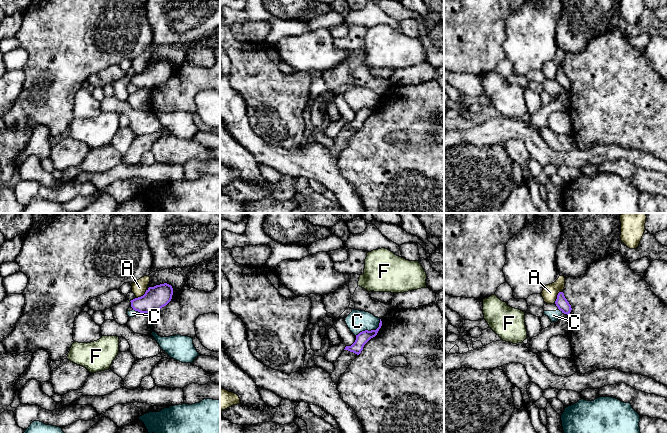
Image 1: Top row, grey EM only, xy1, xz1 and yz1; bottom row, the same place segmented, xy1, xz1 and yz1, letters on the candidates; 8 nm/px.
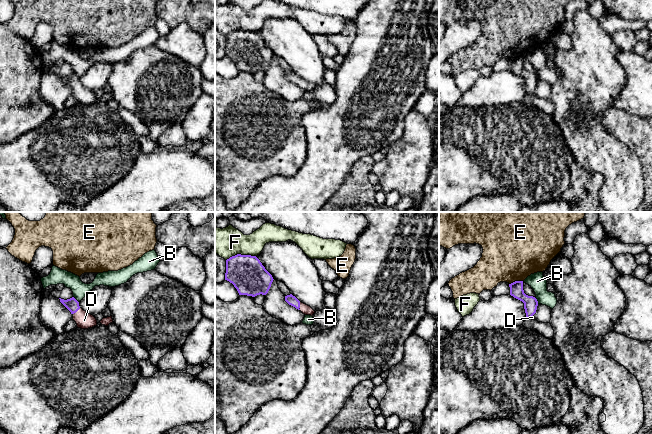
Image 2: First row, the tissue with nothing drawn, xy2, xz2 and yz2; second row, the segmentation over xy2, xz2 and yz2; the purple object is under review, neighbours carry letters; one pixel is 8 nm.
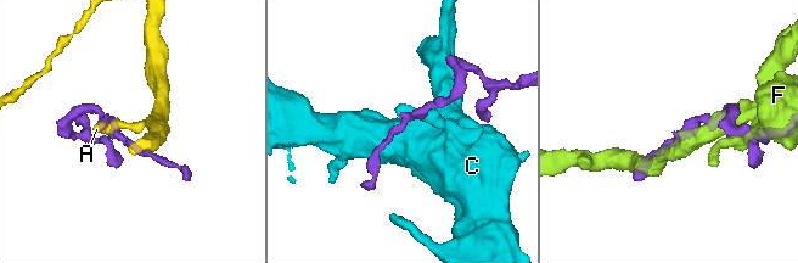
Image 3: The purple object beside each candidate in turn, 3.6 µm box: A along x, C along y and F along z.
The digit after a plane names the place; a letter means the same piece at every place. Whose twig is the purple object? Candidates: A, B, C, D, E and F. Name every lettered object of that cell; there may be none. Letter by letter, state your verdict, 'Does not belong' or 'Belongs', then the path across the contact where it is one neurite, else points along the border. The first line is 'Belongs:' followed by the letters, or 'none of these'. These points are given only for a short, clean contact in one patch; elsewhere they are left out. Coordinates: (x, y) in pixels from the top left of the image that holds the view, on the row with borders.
Belongs: D
A: Does not belong
B: Does not belong. Boundary: xy2 (73, 296), (78, 302)
C: Does not belong. Boundary: xz1 (380, 319), (379, 325), (375, 329), (362, 330), (355, 335)
D: Belongs. Path across: xz2 (290, 299), (299, 306), (305, 309)
E: Does not belong. Boundary: yz2 (522, 280), (516, 280), (509, 284)
F: Does not belong

